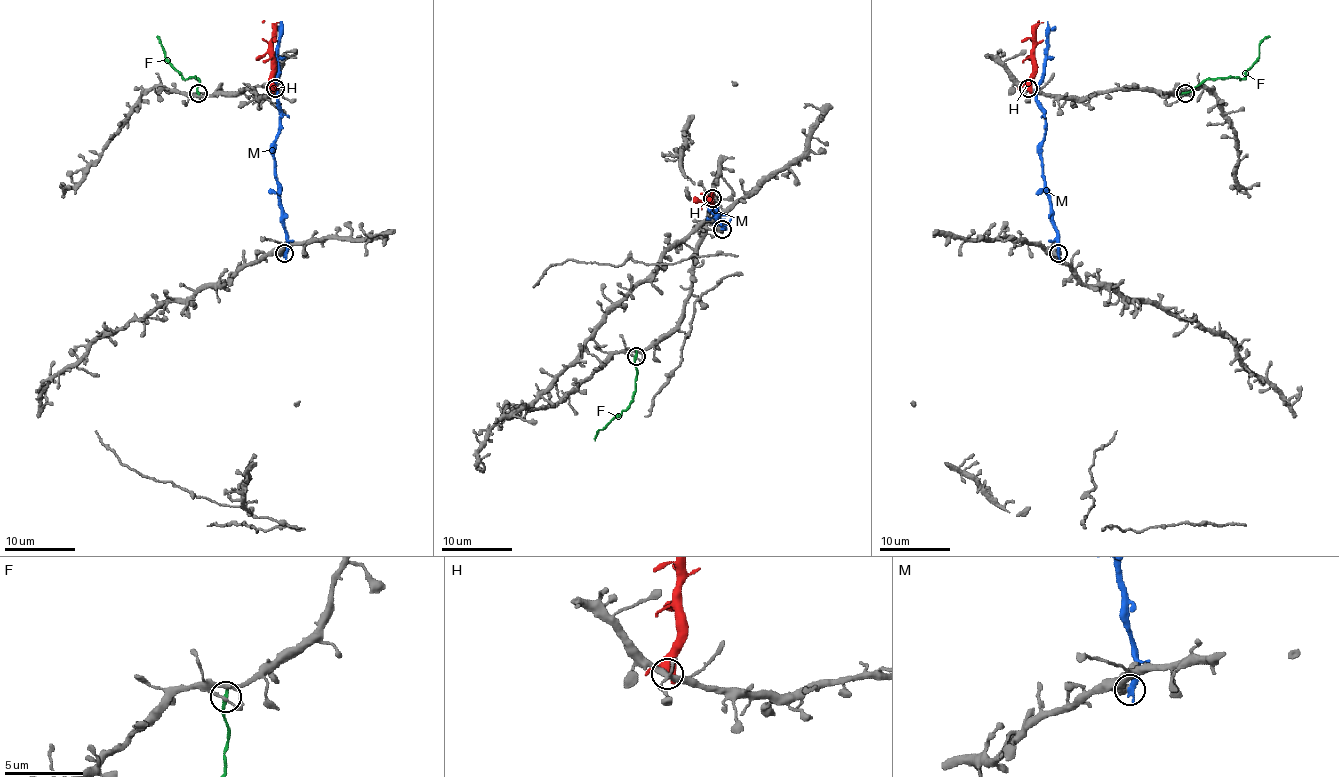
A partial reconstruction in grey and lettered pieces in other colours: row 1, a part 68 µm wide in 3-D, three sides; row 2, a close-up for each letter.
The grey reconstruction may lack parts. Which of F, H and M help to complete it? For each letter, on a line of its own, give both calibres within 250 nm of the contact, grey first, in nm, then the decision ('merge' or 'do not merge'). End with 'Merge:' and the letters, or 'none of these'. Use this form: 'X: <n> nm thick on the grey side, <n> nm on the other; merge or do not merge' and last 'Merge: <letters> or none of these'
F: 160 nm thick on the grey side, 280 nm on the other; do not merge
H: 340 nm thick on the grey side, 460 nm on the other; do not merge
M: 380 nm thick on the grey side, 360 nm on the other; do not merge
Merge: none of these

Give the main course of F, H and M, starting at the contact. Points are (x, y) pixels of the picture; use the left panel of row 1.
F: (199, 92), (199, 80), (184, 78), (165, 57), (158, 37)
H: (275, 89), (273, 25), (263, 23)
M: (284, 254), (287, 233), (273, 156), (280, 108), (277, 99), (277, 48), (282, 21)

